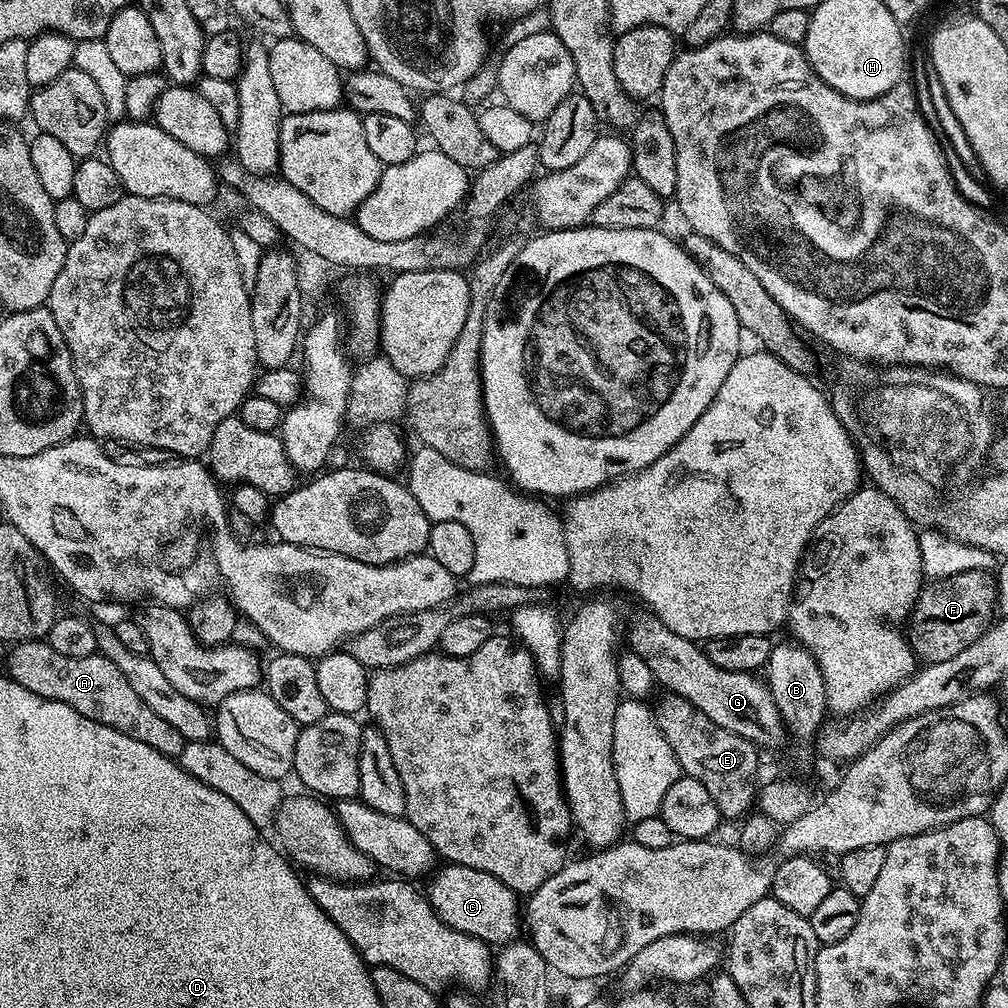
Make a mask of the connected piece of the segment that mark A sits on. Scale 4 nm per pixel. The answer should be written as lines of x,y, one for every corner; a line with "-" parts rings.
47,639
22,640
11,645
12,653
8,656
7,675
14,682
26,686
34,694
42,698
50,698
54,702
66,702
78,714
90,718
94,722
102,722
119,732
125,732
130,738
138,738
138,742
146,742
146,746
154,746
158,754
166,754
179,758
186,741
170,722
158,718
142,698
126,682
126,674
114,666
105,656
99,654
86,658
66,658
66,654
58,654
48,645

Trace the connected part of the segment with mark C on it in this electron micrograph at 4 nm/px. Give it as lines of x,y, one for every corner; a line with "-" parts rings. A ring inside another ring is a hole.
445,863
440,867
431,873
432,881
426,887
426,895
434,914
438,914
446,926
478,938
489,946
511,944
519,937
516,936
519,932
521,935
522,900
517,892
506,886
506,882
498,882
494,874
470,866

